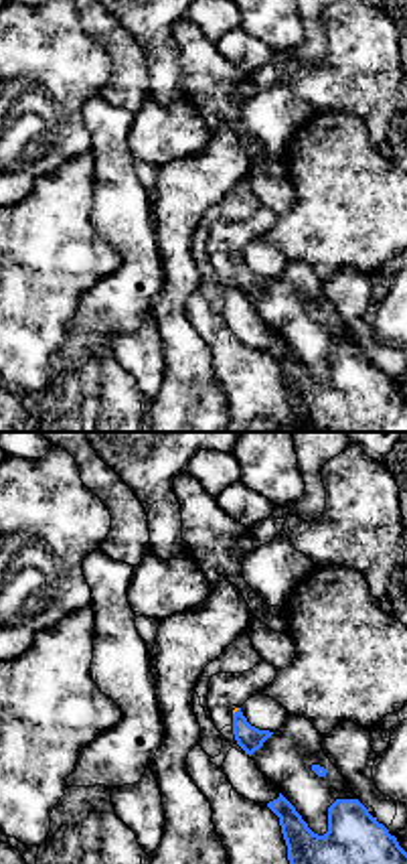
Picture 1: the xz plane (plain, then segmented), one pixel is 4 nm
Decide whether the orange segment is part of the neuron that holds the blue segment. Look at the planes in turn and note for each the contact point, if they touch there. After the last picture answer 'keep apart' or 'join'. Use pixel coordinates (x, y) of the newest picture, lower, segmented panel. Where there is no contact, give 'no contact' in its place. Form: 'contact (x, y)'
contact (235, 712)

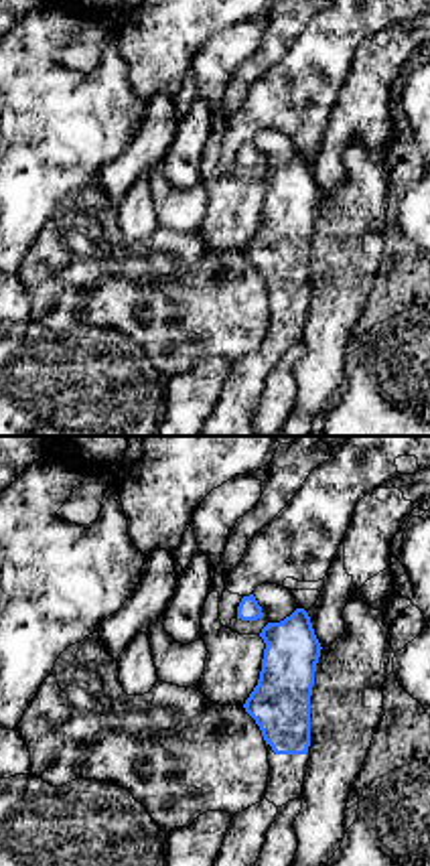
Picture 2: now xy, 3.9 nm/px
no contact

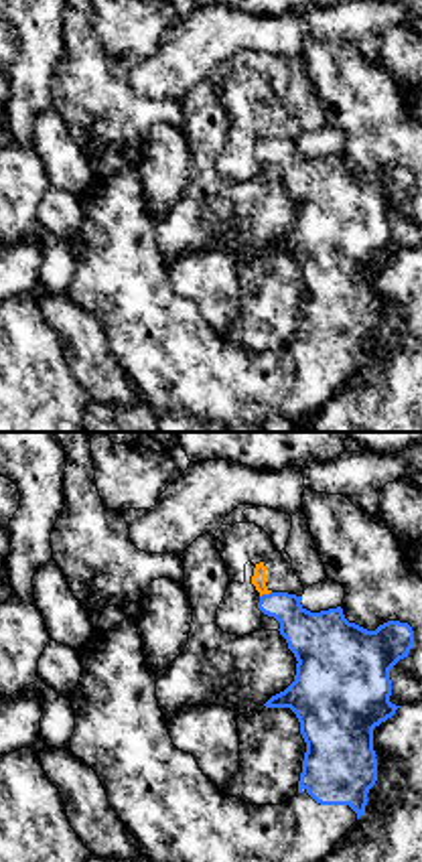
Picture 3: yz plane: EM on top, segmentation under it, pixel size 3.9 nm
contact (264, 595)

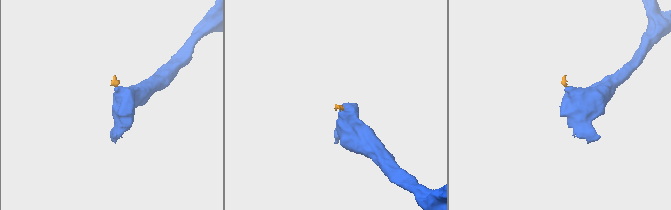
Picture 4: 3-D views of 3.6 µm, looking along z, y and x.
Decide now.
keep apart

